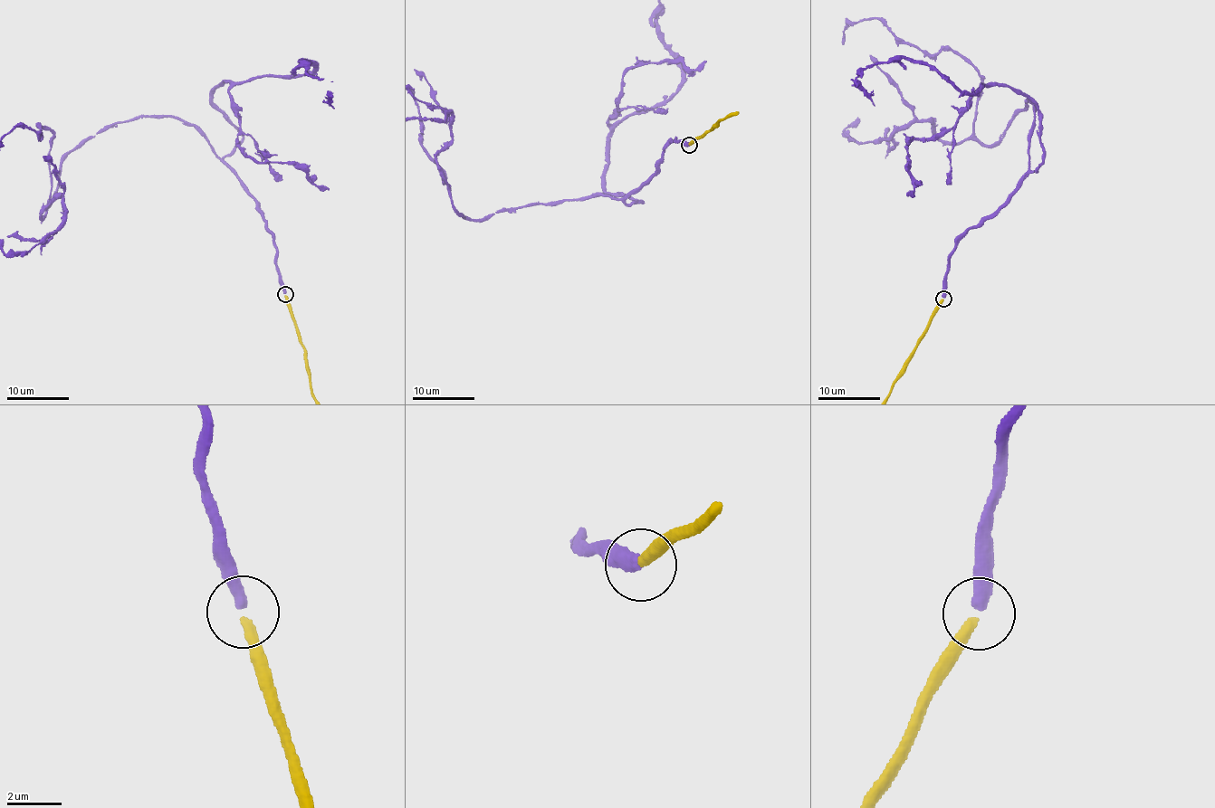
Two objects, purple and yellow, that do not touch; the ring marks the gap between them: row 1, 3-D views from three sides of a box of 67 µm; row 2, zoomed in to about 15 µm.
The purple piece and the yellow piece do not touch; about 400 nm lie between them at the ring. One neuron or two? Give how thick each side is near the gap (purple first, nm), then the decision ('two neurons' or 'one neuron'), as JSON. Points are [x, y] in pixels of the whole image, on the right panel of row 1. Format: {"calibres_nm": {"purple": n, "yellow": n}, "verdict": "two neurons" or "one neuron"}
{"calibres_nm": {"purple": 440, "yellow": 360}, "verdict": "one neuron"}

